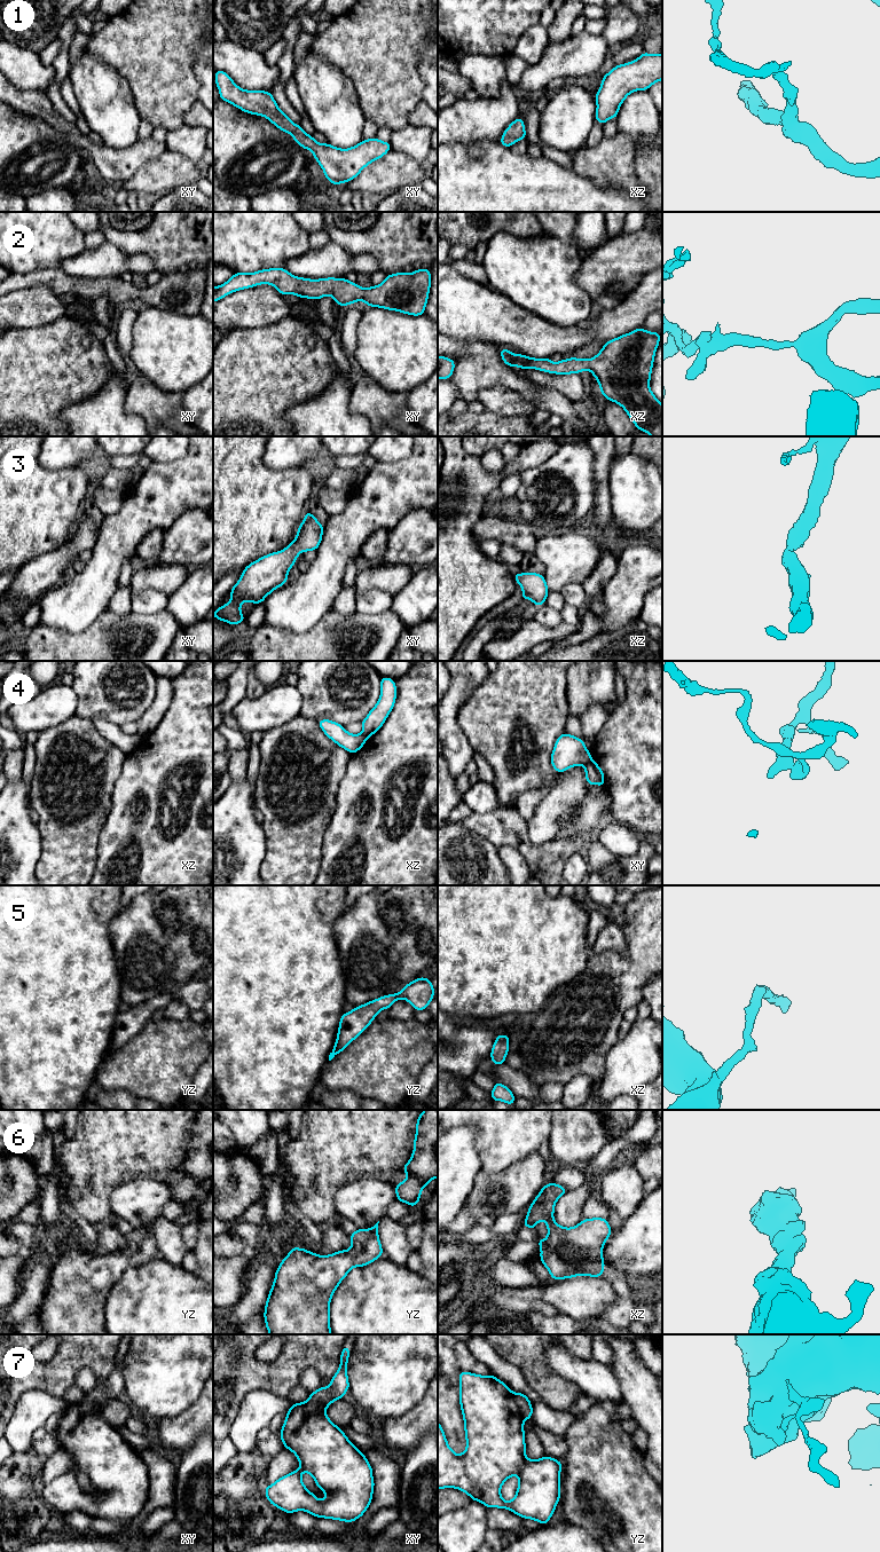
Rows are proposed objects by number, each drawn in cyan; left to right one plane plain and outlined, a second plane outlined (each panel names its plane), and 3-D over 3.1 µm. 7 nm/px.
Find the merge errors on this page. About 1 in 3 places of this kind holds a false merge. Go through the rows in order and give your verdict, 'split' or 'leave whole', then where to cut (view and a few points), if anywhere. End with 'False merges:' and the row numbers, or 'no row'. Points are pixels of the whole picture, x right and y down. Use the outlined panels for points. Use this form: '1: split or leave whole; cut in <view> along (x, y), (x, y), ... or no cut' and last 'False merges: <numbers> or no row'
1: leave whole; no cut
2: leave whole; no cut
3: leave whole; no cut
4: split; cut in xy along (591, 759), (584, 766)
5: leave whole; no cut
6: leave whole; no cut
7: split; cut in yz along (513, 1393), (516, 1404), (525, 1419)
False merges: 4, 7

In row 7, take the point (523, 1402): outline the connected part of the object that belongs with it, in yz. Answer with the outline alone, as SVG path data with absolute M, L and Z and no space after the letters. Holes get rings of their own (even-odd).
M514 1393L514 1399L524 1419L531 1419L533 1416L533 1407L529 1399L524 1393Z

